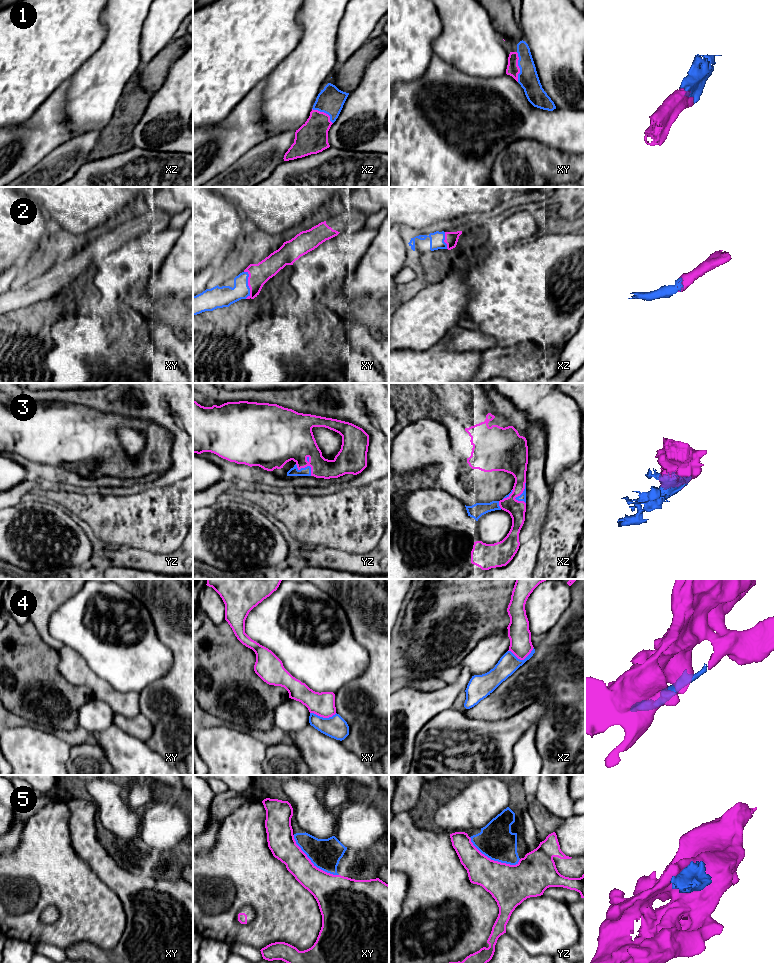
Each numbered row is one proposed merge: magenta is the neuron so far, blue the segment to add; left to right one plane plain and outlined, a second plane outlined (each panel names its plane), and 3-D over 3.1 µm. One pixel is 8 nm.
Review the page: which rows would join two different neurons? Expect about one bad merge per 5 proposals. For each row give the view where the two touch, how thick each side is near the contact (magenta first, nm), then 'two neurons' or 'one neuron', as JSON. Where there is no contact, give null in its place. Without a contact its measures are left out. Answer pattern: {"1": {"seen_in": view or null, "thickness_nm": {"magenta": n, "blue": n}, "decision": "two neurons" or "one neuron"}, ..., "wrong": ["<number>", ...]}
{"1": {"seen_in": "xy", "thickness_nm": {"magenta": 100, "blue": 160}, "decision": "one neuron"}, "2": {"seen_in": "xy", "thickness_nm": {"magenta": 170, "blue": 170}, "decision": "one neuron"}, "3": {"seen_in": "xz", "thickness_nm": {"magenta": 180, "blue": 60}, "decision": "one neuron"}, "4": {"seen_in": "xz", "thickness_nm": {"magenta": 180, "blue": 160}, "decision": "one neuron"}, "5": {"seen_in": "yz", "thickness_nm": {"magenta": 320, "blue": 280}, "decision": "two neurons"}, "wrong": ["5"]}

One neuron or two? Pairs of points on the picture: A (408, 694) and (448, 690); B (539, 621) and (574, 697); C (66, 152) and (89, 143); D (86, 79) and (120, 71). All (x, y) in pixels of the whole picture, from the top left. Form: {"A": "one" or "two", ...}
{"A": "one", "B": "two", "C": "one", "D": "one"}

